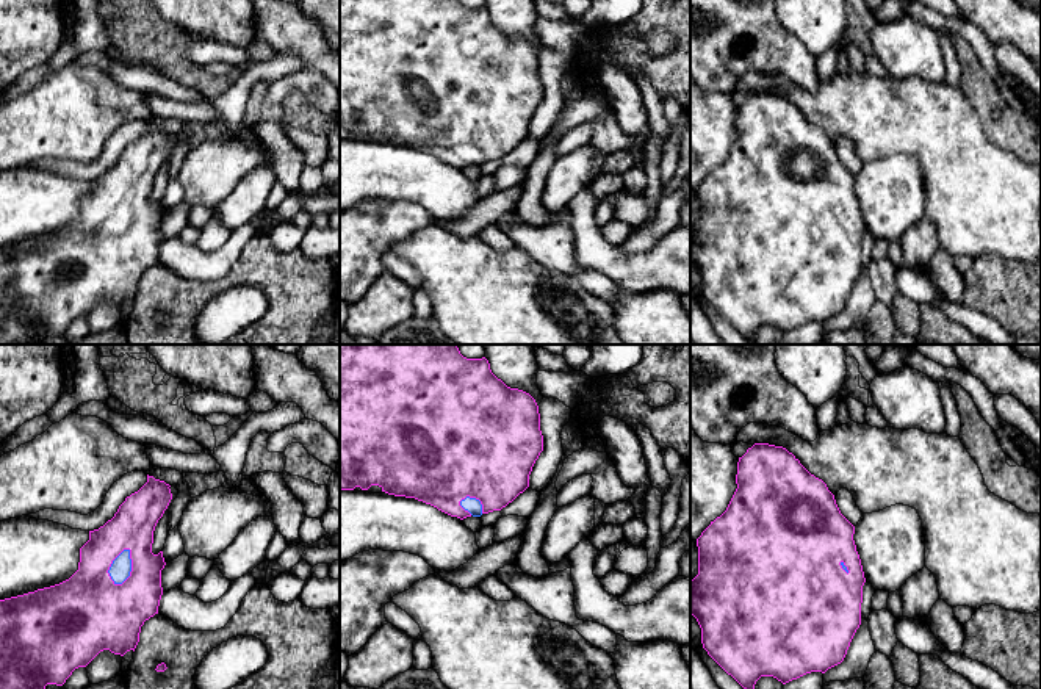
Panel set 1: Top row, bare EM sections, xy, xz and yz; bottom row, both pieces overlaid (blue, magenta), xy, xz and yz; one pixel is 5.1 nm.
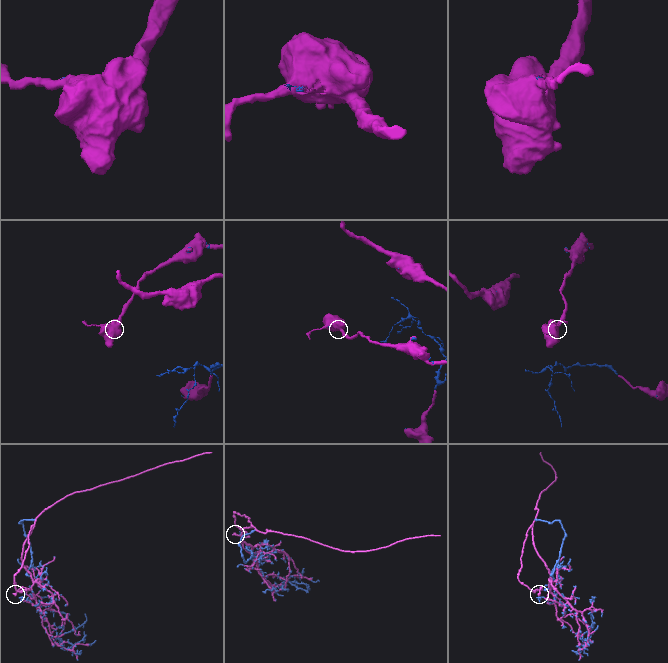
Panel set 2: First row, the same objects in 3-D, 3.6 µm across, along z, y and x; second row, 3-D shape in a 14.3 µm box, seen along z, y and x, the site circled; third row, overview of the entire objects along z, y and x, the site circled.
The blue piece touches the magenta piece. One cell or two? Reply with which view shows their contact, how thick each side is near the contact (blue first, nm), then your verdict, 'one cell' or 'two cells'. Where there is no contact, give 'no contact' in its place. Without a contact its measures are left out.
contact in xy; calibres 110 and 320 nm; one cell

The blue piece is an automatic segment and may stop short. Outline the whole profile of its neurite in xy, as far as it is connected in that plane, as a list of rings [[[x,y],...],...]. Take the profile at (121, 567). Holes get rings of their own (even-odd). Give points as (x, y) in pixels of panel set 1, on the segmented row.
[[[147,474],[147,482],[138,492],[125,498],[111,520],[99,529],[89,531],[89,540],[80,548],[78,570],[69,579],[34,592],[0,600],[0,689],[45,689],[47,684],[63,686],[75,669],[86,667],[103,650],[110,650],[111,653],[121,656],[130,650],[135,651],[139,642],[141,626],[146,620],[158,614],[158,606],[163,595],[161,570],[166,562],[163,551],[158,554],[152,553],[152,543],[155,526],[172,500],[169,487],[171,485],[164,481]]]

